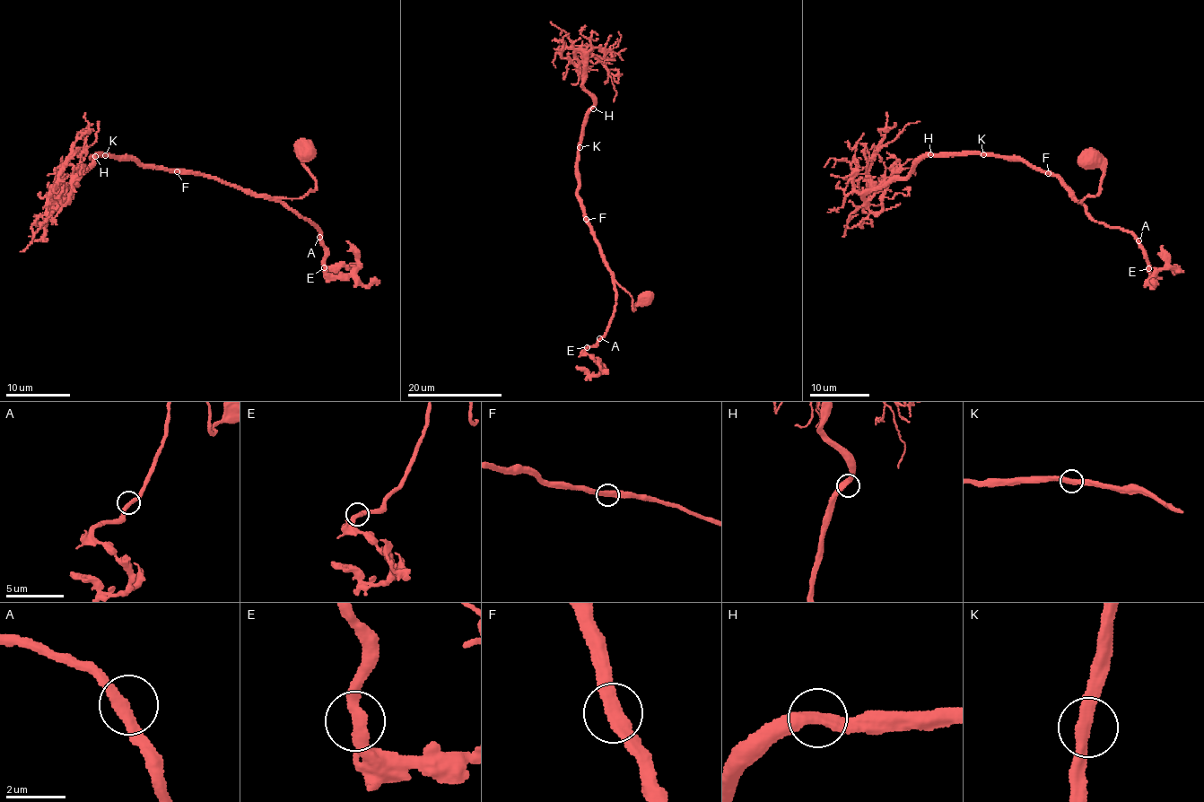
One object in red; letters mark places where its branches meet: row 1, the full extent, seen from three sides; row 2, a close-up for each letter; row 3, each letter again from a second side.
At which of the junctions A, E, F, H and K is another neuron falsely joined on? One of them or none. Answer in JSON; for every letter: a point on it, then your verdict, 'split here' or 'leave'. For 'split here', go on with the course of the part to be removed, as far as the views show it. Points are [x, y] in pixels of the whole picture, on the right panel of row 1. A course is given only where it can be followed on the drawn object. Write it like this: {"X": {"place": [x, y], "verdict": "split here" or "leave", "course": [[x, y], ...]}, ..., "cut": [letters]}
{"A": {"place": [1138, 240], "verdict": "leave"}, "E": {"place": [1148, 268], "verdict": "leave"}, "F": {"place": [1048, 173], "verdict": "leave"}, "H": {"place": [930, 154], "verdict": "leave"}, "K": {"place": [983, 154], "verdict": "leave"}, "cut": []}

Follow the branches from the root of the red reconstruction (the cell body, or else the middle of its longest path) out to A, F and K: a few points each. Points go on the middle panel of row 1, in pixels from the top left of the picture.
A: (583, 206), (590, 232), (611, 274), (616, 298), (614, 316), (607, 331), (599, 338)
F: (583, 206), (586, 220)
K: (583, 206), (578, 192), (580, 147)

